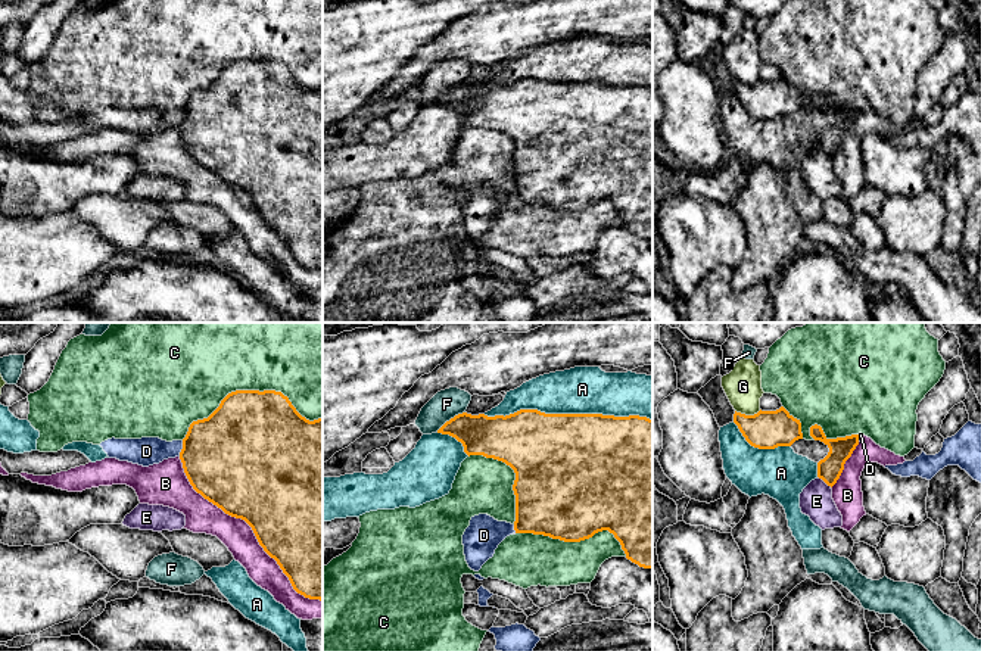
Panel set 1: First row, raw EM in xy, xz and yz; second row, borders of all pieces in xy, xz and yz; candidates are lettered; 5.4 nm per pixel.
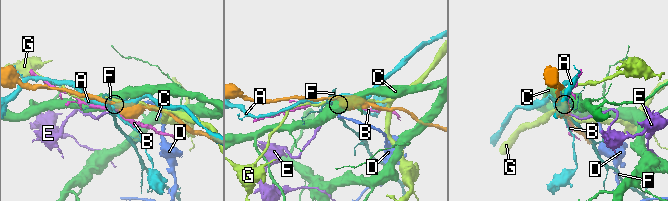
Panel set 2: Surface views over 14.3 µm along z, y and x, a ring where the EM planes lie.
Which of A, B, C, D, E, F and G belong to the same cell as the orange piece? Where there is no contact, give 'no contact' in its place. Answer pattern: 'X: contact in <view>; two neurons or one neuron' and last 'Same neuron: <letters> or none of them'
A: contact in xz; two neurons
B: contact in xy; two neurons
C: contact in xy; two neurons
D: contact in xy; two neurons
E: contact in yz; two neurons
F: contact in xz; two neurons
G: contact in yz; two neurons
Same neuron: none of them

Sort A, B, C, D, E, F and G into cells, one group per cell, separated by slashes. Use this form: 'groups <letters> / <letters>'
groups A D / B / C / E / F / G

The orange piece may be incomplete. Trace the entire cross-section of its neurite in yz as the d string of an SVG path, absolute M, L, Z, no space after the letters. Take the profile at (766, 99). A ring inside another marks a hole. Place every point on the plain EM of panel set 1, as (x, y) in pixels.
M784 77L776 81L760 80L754 85L735 81L734 93L745 110L759 119L791 116L795 110L803 109L800 90L794 88Z

